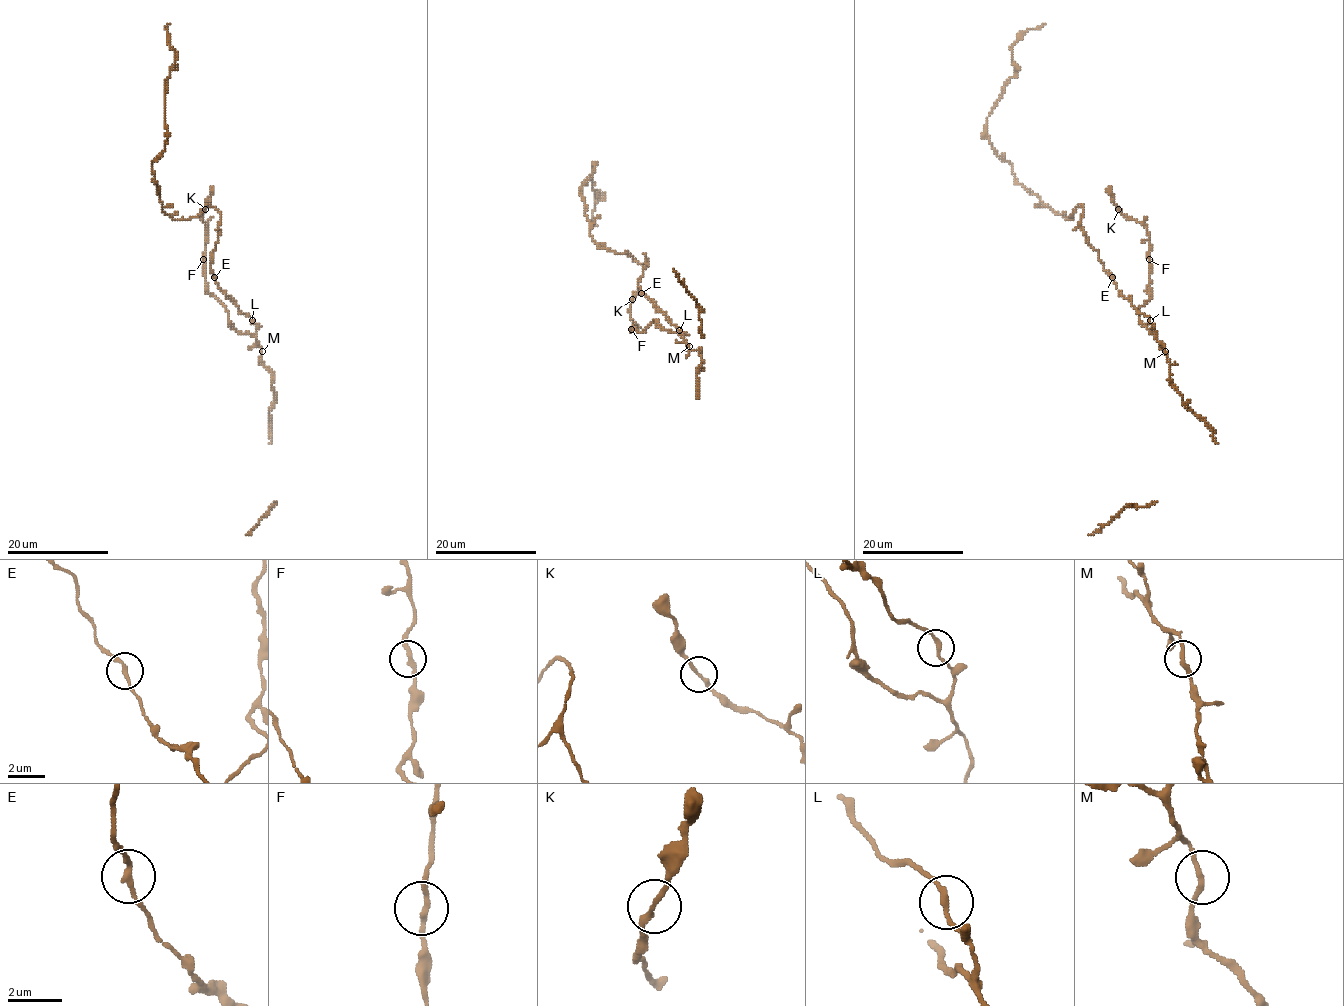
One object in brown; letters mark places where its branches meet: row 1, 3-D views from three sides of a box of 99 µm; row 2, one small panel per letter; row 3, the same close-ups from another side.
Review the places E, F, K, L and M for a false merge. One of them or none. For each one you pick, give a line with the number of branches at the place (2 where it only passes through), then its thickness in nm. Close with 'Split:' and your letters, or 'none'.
Split: none

